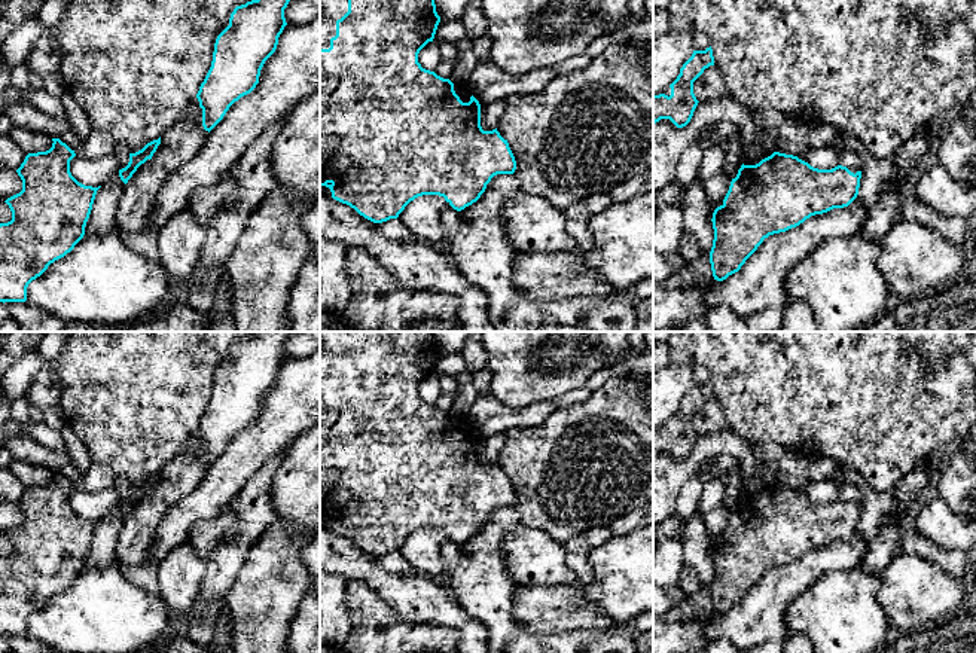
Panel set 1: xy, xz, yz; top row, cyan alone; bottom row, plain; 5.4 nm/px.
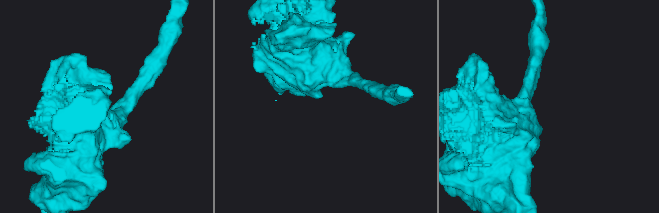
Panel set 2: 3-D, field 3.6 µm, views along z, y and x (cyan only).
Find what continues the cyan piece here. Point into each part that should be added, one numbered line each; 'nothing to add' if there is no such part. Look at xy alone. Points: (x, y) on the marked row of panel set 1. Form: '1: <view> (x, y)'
nothing to add

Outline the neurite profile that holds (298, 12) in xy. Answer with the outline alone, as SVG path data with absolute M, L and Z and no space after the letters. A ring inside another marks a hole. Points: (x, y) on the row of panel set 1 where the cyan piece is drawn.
M290 0L284 9L287 25L308 24L320 15L320 0Z

